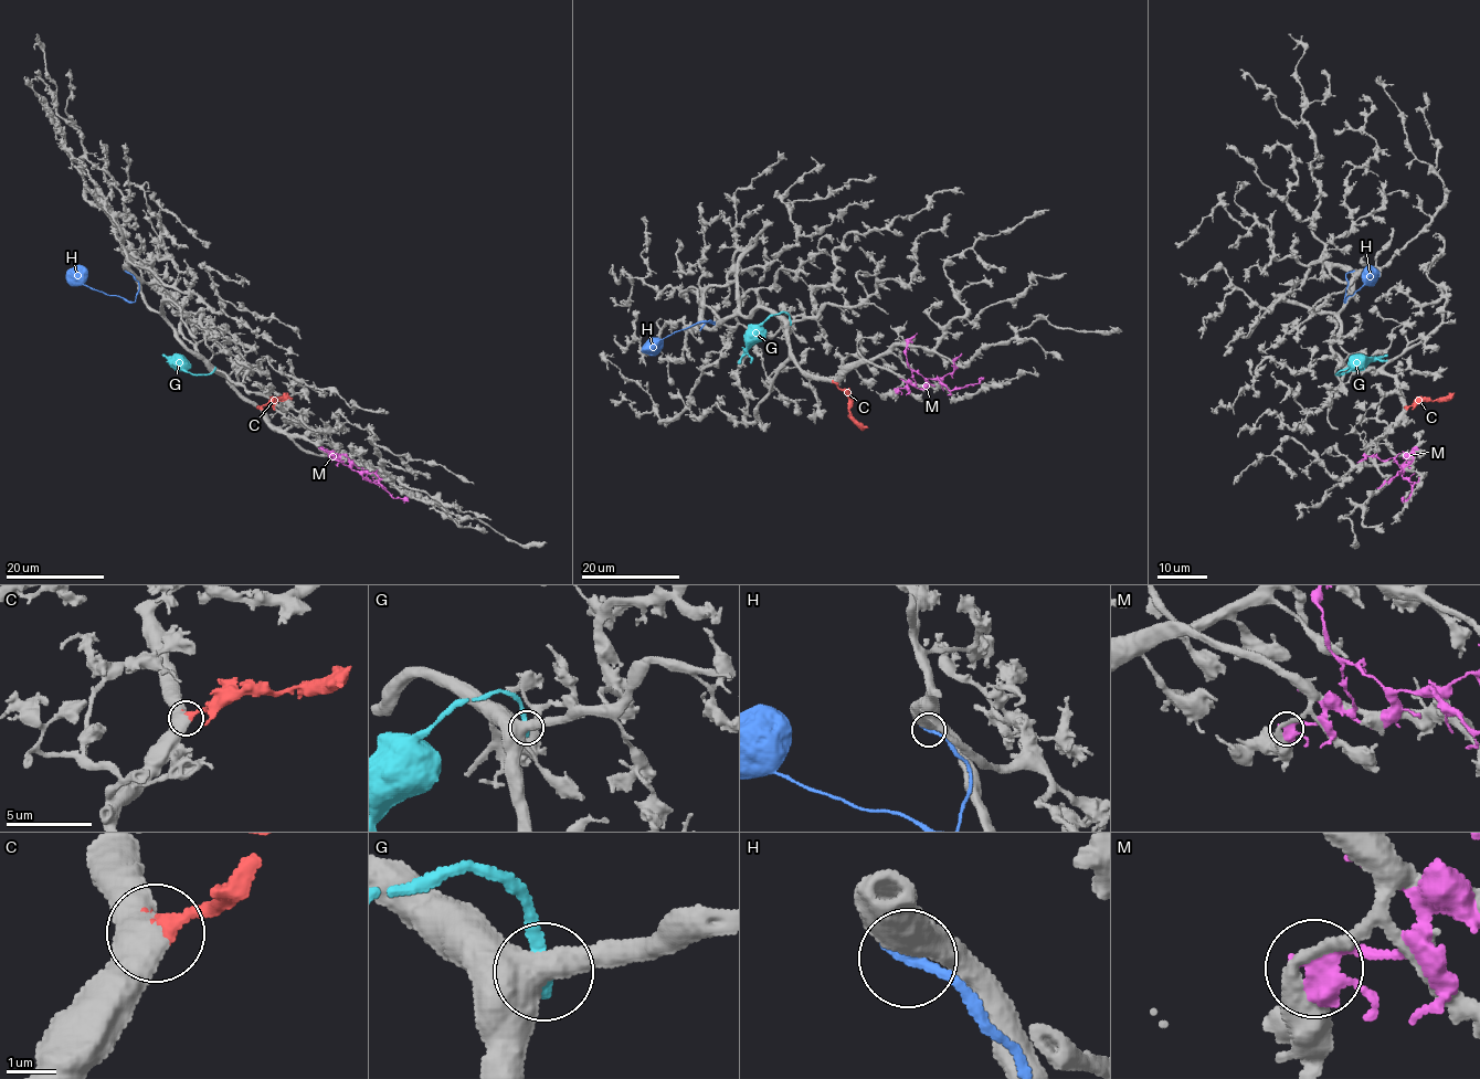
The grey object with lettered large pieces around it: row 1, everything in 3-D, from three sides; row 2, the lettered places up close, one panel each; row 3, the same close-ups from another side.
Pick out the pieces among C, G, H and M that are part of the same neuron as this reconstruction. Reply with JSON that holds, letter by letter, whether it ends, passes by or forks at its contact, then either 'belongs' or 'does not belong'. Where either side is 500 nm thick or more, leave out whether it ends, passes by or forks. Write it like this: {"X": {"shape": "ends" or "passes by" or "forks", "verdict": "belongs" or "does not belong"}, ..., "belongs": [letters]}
{"C": {"verdict": "belongs"}, "G": {"verdict": "does not belong"}, "H": {"verdict": "does not belong"}, "M": {"shape": "passes by", "verdict": "does not belong"}, "belongs": ["C"]}

